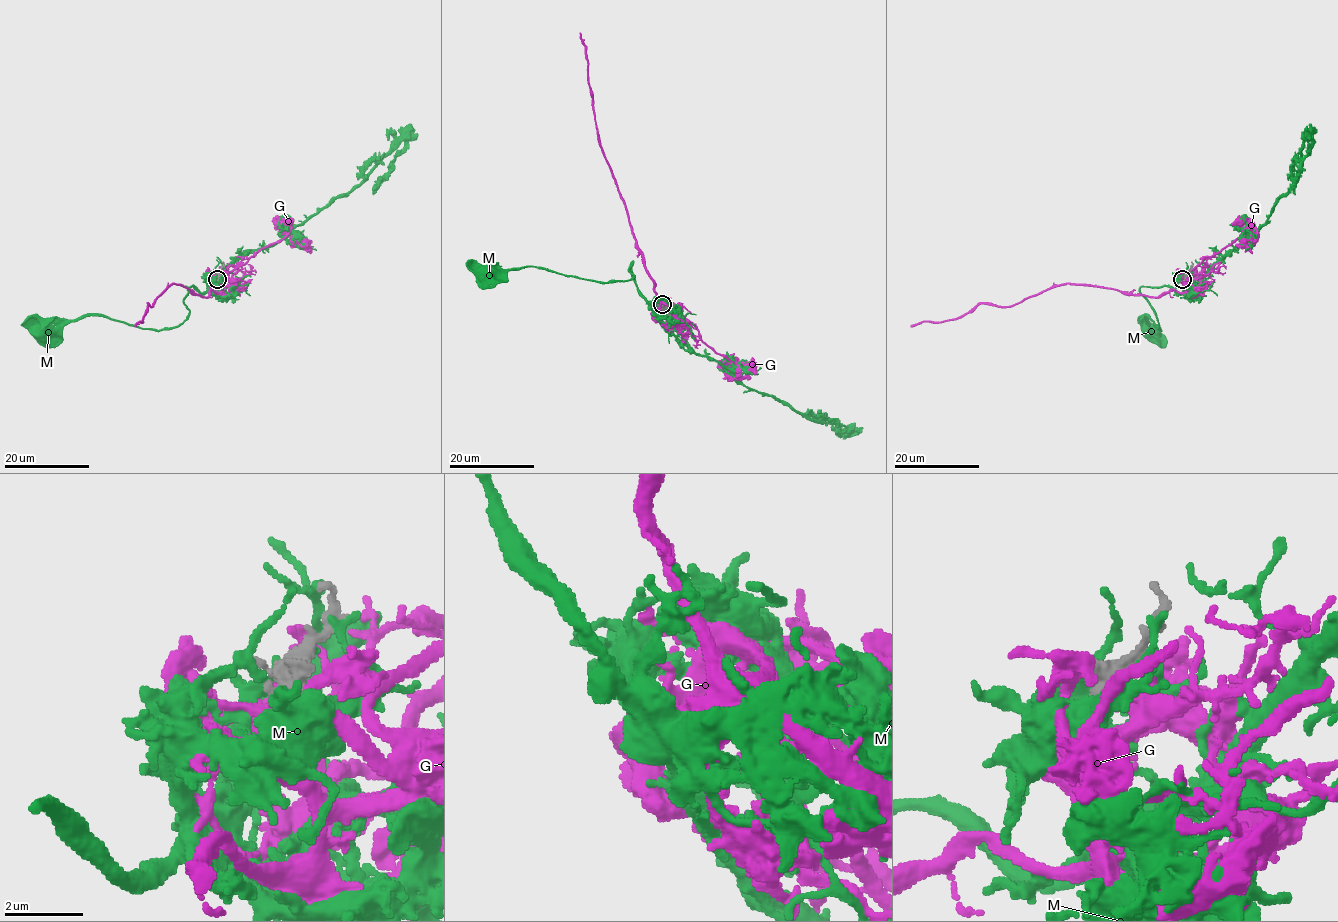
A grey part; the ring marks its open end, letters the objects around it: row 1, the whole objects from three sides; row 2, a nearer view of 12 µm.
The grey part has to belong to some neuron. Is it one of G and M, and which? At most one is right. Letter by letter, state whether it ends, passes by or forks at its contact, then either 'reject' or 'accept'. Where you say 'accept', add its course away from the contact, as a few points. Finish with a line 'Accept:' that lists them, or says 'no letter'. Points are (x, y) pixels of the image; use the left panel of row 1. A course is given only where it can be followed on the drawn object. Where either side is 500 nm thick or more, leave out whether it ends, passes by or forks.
G: it forks | accept | via (217, 280), (220, 291), (211, 290), (207, 297), (172, 284), (151, 306), (148, 303), (143, 321), (134, 327)
M: it forks | reject
Accept: G

